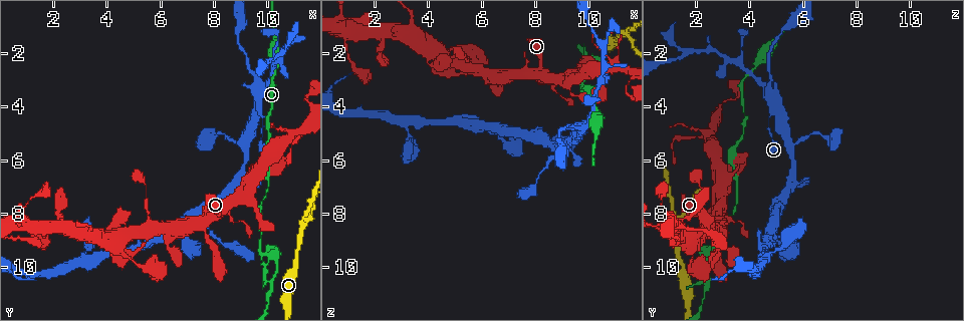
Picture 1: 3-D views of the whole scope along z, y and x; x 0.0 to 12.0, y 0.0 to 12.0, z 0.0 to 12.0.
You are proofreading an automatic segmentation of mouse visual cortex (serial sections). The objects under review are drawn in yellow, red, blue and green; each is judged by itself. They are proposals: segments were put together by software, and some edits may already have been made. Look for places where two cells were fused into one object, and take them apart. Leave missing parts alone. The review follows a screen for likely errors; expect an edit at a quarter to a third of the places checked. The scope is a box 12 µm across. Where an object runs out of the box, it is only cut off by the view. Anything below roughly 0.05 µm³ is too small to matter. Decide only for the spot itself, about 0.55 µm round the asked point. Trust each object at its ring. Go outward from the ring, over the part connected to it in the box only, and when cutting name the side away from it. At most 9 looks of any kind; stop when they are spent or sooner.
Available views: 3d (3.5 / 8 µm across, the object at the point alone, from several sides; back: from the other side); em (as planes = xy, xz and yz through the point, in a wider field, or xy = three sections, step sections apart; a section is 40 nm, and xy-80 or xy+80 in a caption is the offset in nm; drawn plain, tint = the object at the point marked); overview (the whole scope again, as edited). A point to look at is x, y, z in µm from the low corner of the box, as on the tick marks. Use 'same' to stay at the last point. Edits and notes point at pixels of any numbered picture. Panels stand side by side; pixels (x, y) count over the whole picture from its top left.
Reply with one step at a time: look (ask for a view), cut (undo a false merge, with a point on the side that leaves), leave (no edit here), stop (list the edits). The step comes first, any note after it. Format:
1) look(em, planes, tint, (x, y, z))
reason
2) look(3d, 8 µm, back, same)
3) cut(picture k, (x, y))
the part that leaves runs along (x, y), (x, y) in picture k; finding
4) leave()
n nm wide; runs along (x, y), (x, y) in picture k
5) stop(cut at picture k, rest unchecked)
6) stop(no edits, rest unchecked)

look(3d, 3.5 µm, (9.8, 3.3, 4.8))
abrupt turn

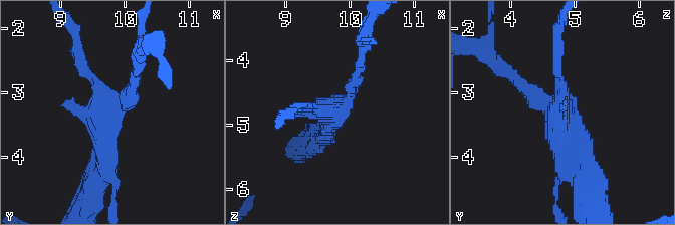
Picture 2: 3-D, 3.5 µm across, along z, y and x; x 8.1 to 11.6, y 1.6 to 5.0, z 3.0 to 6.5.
look(em, xy, step 3, tint, (9.75, 3.20, 4.75))

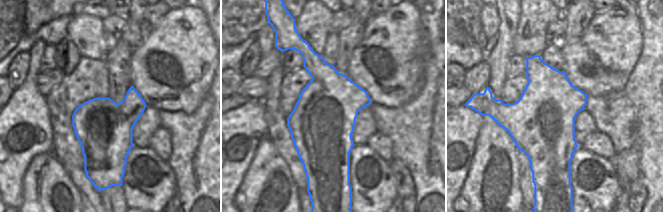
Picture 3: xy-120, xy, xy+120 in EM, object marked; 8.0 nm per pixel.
leave()
runs along (566, 173), (558, 108), (512, 74) in picture 2; all the same cell

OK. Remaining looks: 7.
look(3d, 3.5 µm, (10.4, 1.3, 3.7))
narrows sharply

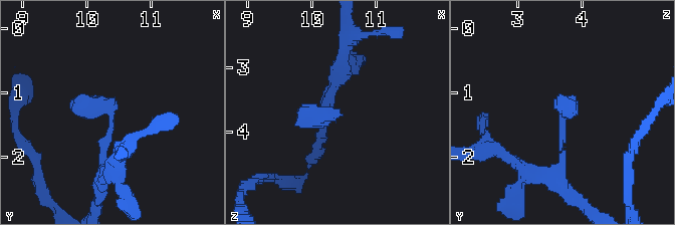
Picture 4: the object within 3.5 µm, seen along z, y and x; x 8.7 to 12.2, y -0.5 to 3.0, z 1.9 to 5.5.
look(em, xy, step 2, plain, (10.35, 1.40, 3.70))
need the tissue

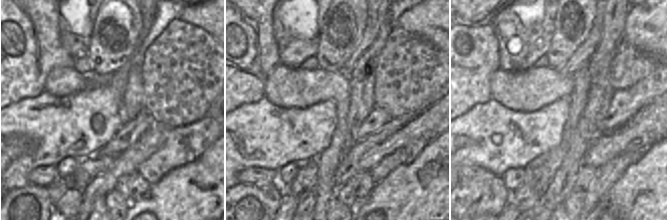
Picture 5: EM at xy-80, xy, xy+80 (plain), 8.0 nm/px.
look(em, xy, step 2, tint, same)

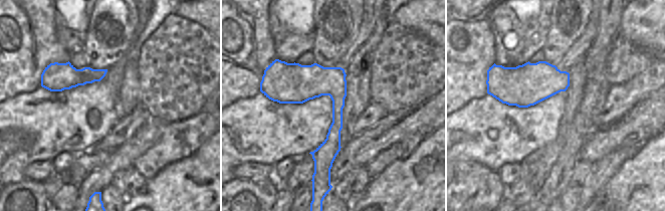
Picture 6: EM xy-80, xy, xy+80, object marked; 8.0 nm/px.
leave()
runs along (283, 64), (337, 97), (325, 173) in picture 6; one cell here

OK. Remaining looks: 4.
look(3d, 3.5 µm, (9.8, 9.5, 2.6))
sharp bend

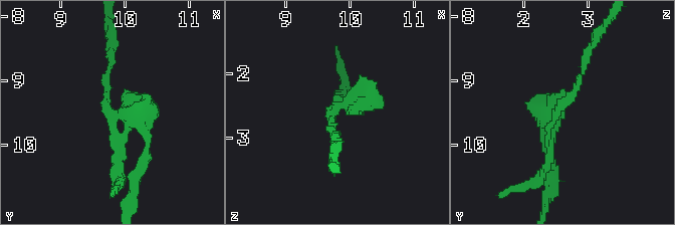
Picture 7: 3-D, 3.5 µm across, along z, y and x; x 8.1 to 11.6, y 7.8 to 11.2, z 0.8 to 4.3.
look(em, xy, step 3, plain, (9.75, 9.50, 2.55))
need the tissue

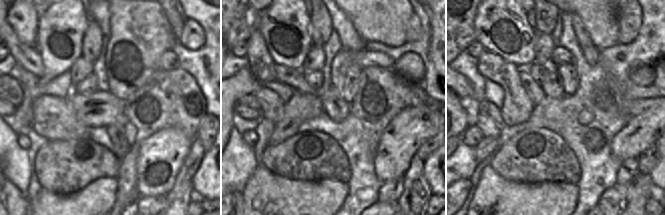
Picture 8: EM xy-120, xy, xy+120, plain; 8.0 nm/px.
look(em, xy, step 3, tint, same)
where the object lies

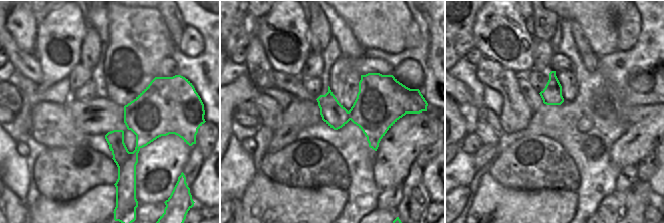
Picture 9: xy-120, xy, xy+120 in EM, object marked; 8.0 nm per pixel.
cut(picture 7, (145, 109))
the part that leaves runs along (120, 114), (147, 136), (135, 188) in picture 7; a second cell is stuck on

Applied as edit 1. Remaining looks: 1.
stop(cut at picture 7, rest unchecked)

